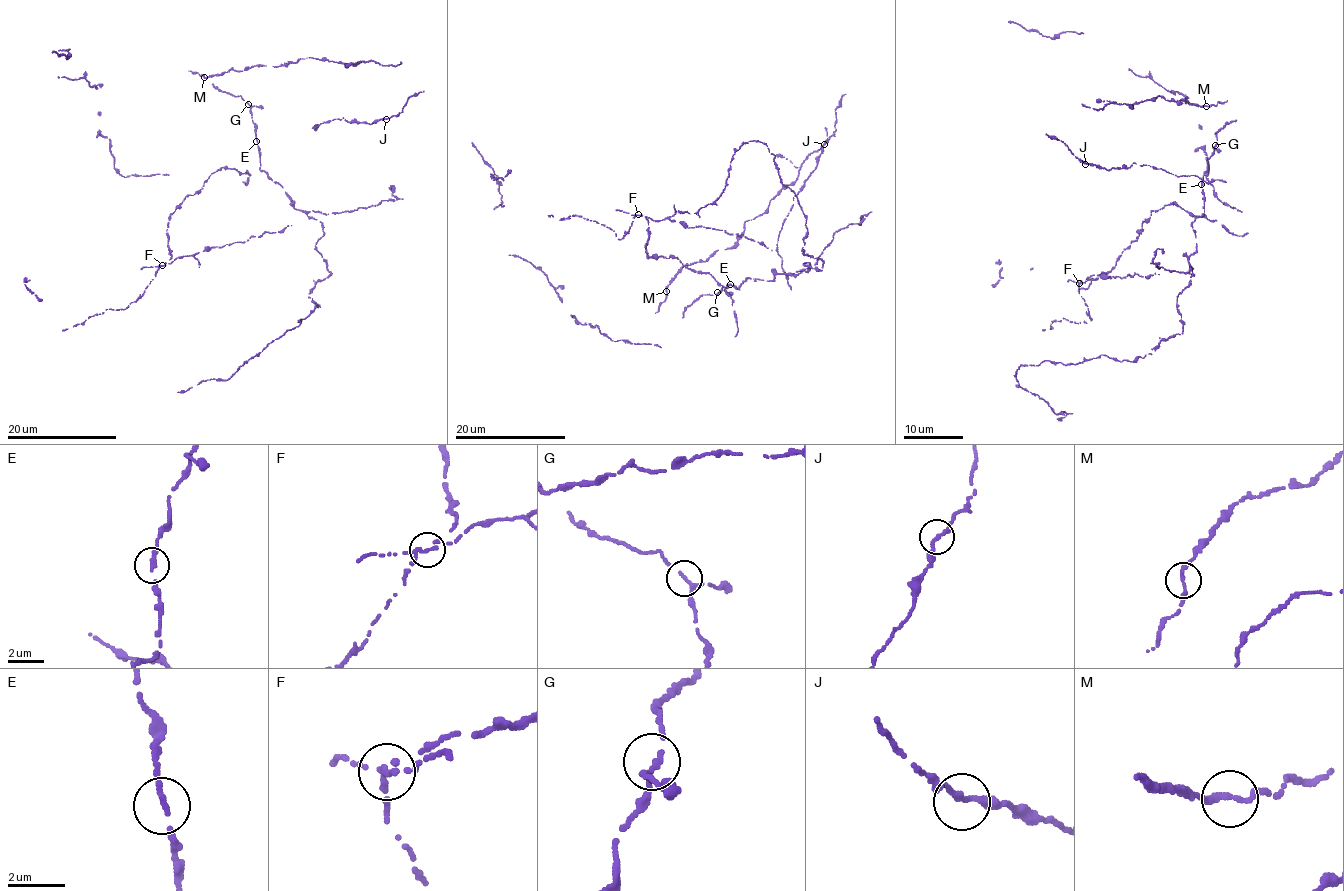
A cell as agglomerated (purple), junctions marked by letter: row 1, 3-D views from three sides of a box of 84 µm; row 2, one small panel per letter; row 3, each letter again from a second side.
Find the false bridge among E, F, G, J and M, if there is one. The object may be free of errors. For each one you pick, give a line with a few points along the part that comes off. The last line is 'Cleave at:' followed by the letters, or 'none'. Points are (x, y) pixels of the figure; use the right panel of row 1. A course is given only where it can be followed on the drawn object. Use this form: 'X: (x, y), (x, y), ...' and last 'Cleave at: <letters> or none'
F: (1079, 282), (1109, 276), (1123, 278), (1129, 274), (1131, 277), (1136, 274), (1148, 278), (1159, 274)
Cleave at: F

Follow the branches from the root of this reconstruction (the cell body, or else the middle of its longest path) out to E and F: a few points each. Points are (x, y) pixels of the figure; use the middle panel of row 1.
E: (717, 294), (730, 284)
F: (717, 294), (728, 284), (739, 290), (730, 295), (677, 257), (650, 258), (648, 217), (639, 215)

